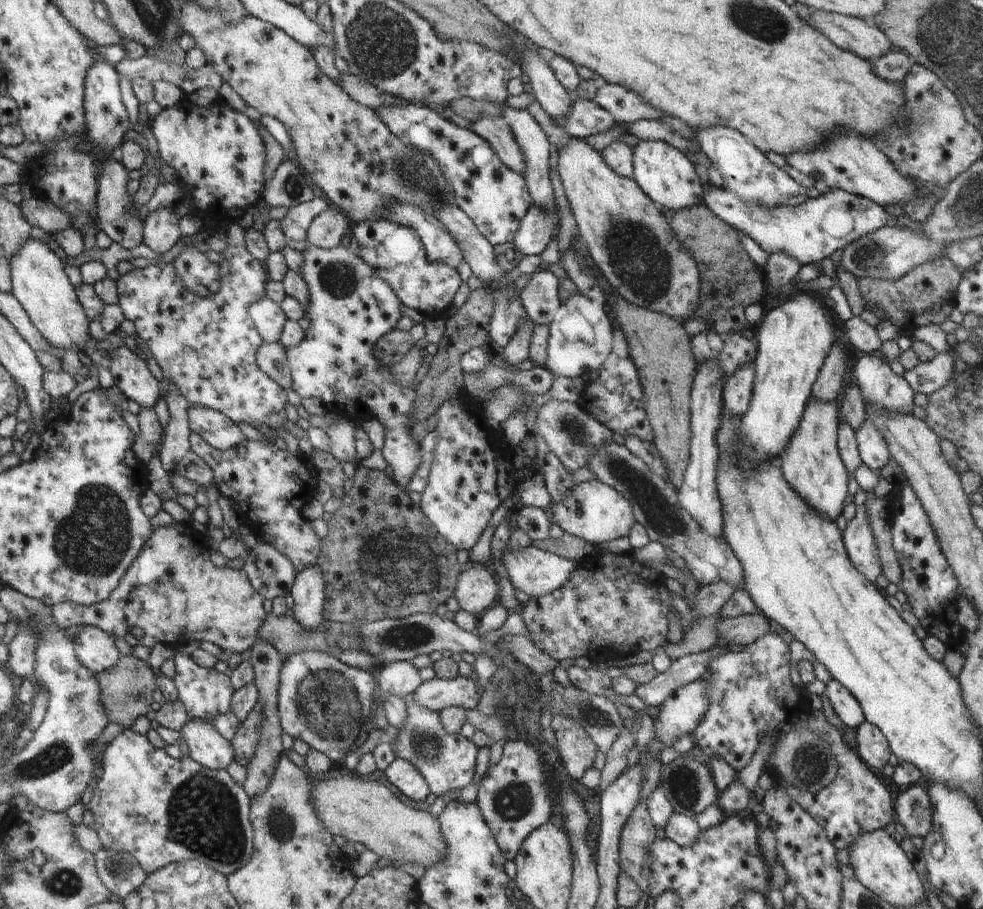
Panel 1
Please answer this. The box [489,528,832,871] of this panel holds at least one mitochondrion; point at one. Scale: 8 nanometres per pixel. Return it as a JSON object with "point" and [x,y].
{"point":[682,782]}

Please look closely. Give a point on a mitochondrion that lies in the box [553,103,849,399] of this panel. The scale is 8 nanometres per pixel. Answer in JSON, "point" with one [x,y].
{"point":[636,256]}

